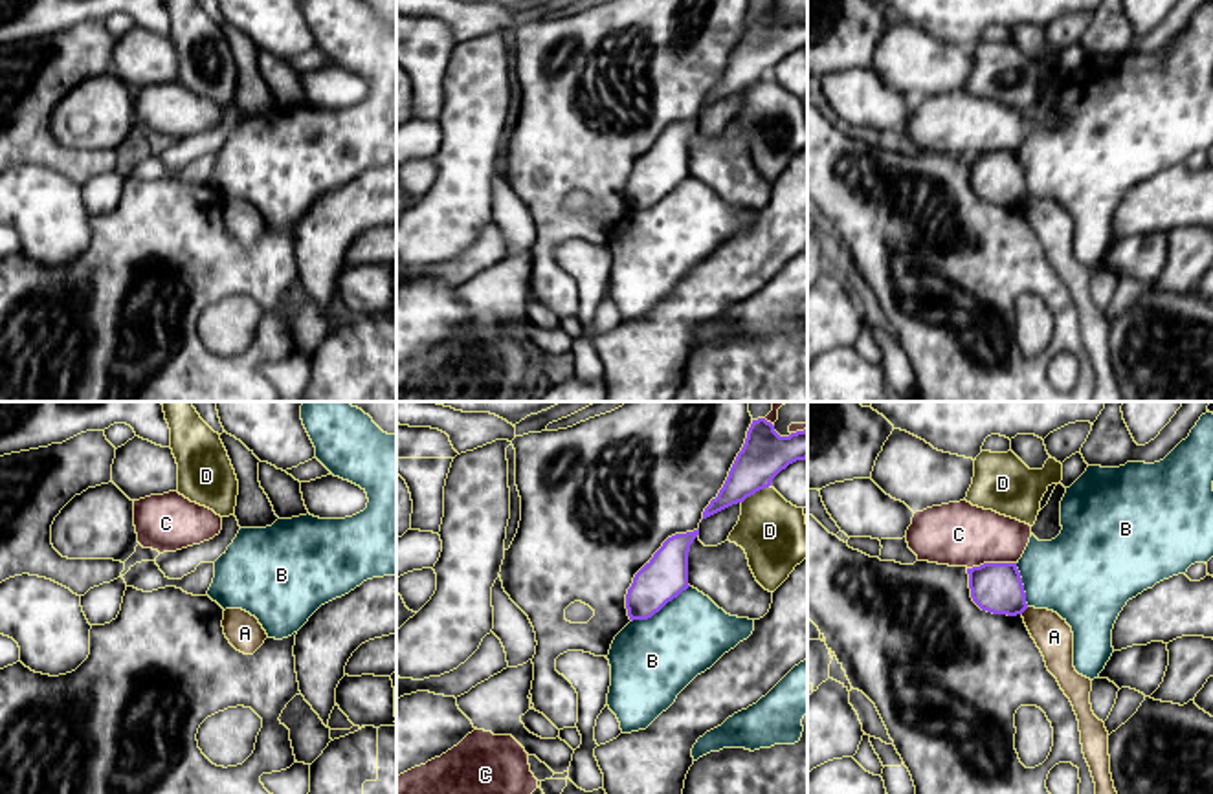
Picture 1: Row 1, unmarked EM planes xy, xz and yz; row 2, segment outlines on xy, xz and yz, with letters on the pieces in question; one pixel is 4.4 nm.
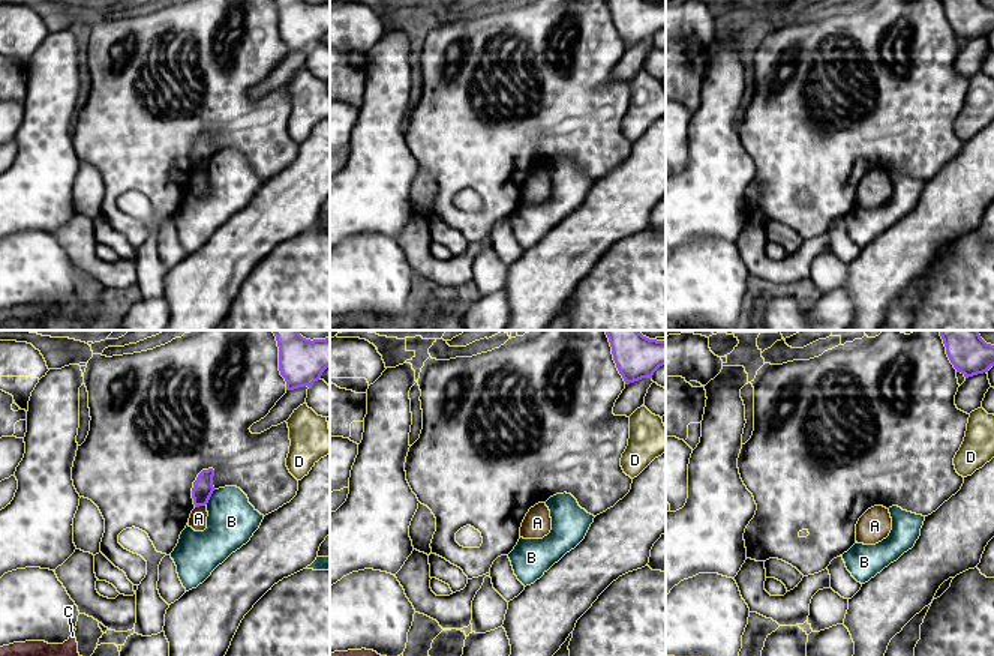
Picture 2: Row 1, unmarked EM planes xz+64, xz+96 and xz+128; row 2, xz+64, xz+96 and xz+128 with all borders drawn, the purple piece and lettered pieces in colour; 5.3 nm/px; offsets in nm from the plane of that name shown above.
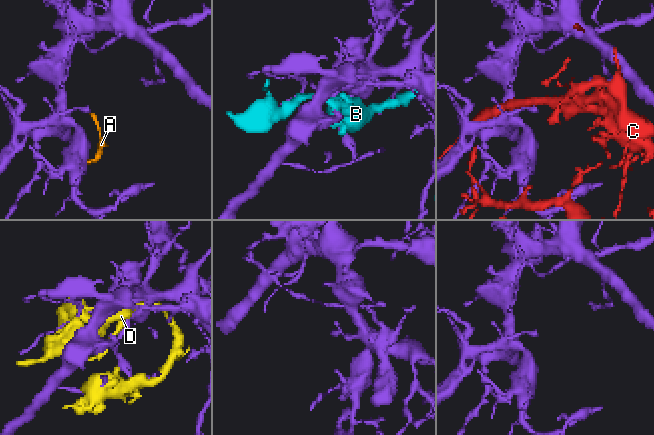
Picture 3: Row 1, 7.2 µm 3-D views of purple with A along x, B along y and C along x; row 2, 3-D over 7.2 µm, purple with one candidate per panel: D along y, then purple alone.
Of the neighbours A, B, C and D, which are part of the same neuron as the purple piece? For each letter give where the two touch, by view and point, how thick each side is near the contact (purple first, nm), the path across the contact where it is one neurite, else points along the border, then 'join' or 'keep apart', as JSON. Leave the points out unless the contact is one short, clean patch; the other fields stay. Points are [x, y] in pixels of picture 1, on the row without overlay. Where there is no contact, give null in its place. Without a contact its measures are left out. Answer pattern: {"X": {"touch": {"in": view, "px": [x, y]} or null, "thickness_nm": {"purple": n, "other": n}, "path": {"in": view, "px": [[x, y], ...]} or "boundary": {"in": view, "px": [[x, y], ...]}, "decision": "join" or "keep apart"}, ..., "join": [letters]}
{"A": {"touch": {"in": "yz", "px": [1024, 198]}, "thickness_nm": {"purple": 220, "other": 170}, "boundary": {"in": "yz", "px": [[1028, 197], [1021, 202]]}, "decision": "keep apart"}, "B": {"touch": {"in": "xz", "px": [659, 198]}, "thickness_nm": {"purple": 200, "other": 380}, "boundary": {"in": "xz", "px": [[689, 175], [650, 206], [632, 211]]}, "decision": "keep apart"}, "C": {"touch": {"in": "yz", "px": [991, 153]}, "thickness_nm": {"purple": 220, "other": 280}, "decision": "keep apart"}, "D": {"touch": {"in": "xz", "px": [755, 81]}, "thickness_nm": {"purple": 200, "other": 300}, "decision": "keep apart"}, "join": []}

